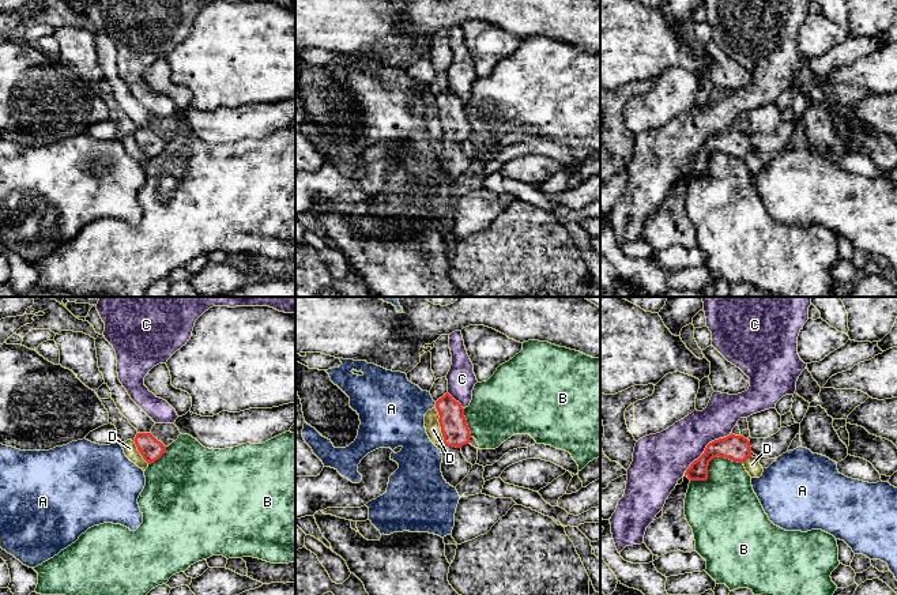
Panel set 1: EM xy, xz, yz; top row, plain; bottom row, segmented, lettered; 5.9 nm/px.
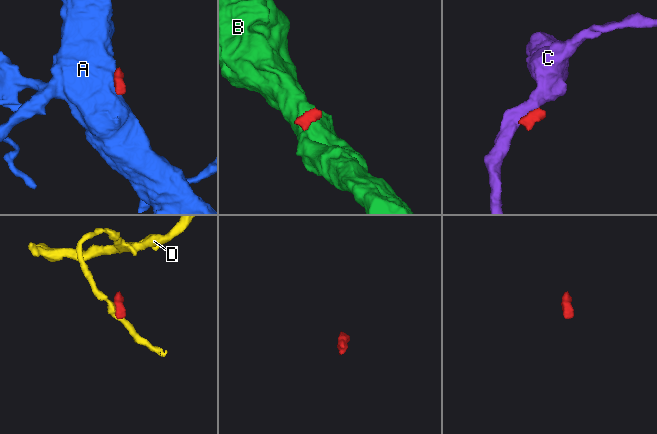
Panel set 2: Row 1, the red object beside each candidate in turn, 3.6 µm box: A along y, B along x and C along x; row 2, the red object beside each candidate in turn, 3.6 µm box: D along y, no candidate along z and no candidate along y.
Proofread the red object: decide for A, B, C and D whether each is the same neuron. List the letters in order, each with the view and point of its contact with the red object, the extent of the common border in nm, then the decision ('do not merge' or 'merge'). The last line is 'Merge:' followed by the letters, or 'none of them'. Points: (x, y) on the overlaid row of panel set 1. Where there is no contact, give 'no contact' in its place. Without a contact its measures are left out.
A: contact xz (436, 405); length 30 nm; do not merge
B: contact yz (709, 460); length 340 nm; do not merge
C: contact yz (705, 448); length 380 nm; do not merge
D: contact xz (440, 425); length 240 nm; do not merge
Merge: none of them

